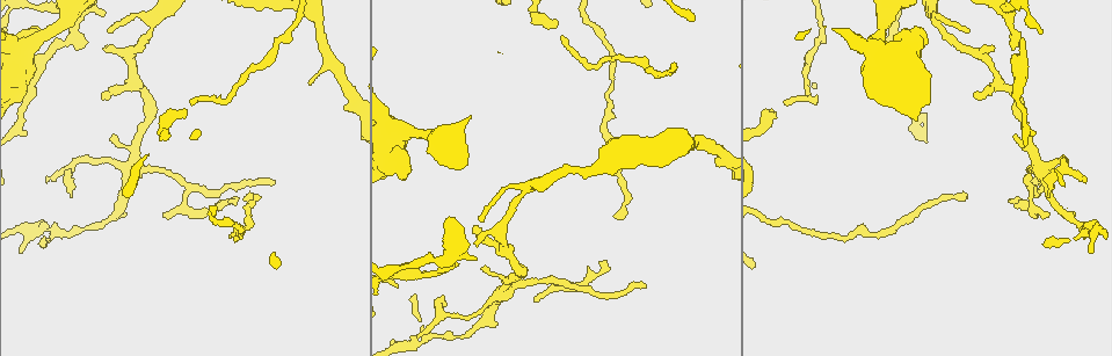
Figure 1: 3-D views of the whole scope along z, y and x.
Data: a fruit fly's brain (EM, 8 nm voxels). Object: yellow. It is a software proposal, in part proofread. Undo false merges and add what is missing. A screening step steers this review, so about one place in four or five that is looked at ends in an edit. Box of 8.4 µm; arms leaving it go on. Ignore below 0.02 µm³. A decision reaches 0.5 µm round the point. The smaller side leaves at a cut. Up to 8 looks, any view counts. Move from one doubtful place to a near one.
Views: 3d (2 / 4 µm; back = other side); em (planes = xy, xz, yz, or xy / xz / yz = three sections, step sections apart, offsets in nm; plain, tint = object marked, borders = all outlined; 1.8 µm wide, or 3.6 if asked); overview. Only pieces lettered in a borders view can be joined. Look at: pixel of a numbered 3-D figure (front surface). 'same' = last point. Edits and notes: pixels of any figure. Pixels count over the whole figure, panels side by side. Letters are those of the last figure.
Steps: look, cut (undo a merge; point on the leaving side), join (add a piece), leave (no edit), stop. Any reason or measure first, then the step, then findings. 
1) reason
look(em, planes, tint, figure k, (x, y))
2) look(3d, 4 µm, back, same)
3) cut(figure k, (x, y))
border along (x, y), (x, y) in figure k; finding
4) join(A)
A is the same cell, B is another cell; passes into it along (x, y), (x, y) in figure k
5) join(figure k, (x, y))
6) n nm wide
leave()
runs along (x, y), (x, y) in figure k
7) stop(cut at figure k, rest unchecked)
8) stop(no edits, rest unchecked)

tapers out
look(3d, 4 µm, figure 1, (417, 338))

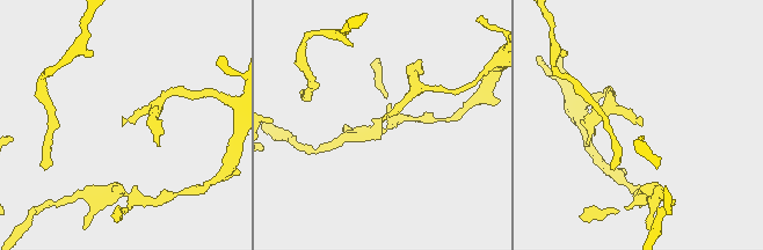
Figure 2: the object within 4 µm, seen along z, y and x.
look(em, yz, step 4, borders, figure 2, (122, 119))

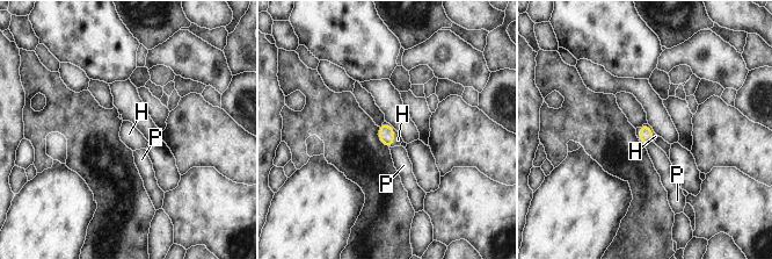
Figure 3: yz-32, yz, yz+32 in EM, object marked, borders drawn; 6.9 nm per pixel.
H touches over 180 nm
join(H)
H is the same cell, P is another cell; the neuron continues

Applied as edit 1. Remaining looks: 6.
looks like a crossing
look(em, xz, step 16, tint, figure 1, (1037, 159))

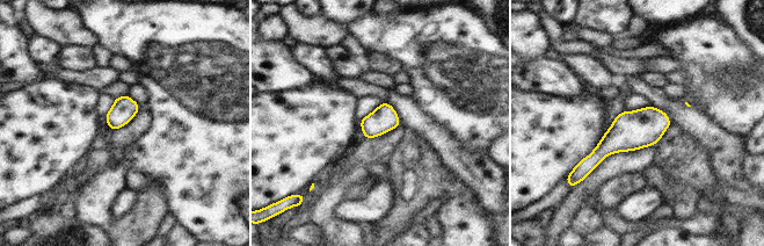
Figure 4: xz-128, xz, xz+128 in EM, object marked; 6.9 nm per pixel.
look(em, xz, step 16, borders, same)

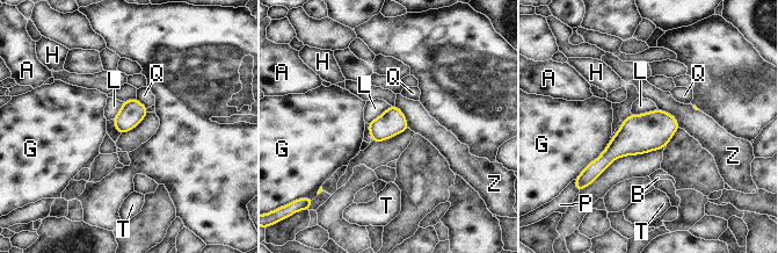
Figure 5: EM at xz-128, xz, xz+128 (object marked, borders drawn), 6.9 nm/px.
leave()
A, B, G, H, L, P, Q, T and Z are other cells; one neuron here

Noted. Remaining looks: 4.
thin end
look(3d, 4 µm, figure 1, (232, 199))

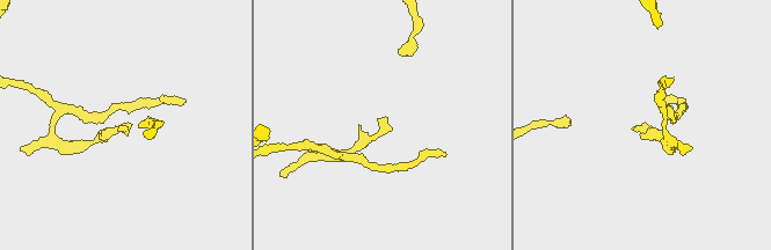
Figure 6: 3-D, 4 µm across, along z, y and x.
look(em, xz, step 16, tint, figure 6, (632, 128))

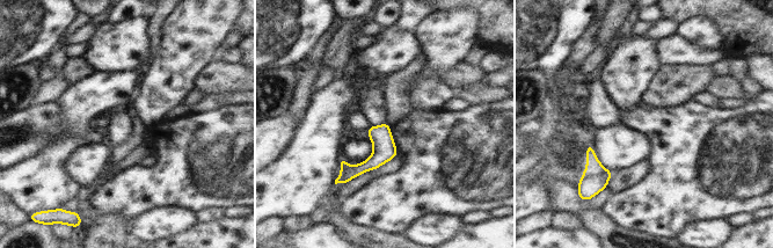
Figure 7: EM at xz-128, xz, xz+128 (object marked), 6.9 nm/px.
cut it another way
look(em, planes, borders, same)

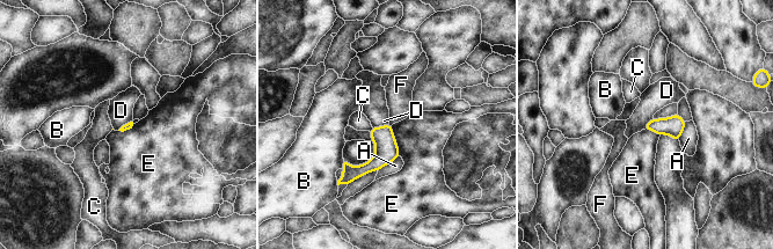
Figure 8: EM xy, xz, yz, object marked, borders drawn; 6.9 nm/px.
leave()
A, B, C, D, E and F are other cells; border along (388, 123), (372, 127) in figure 8; no lettered piece goes on from it

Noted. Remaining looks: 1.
stop(join at figure 3, rest unchecked)

